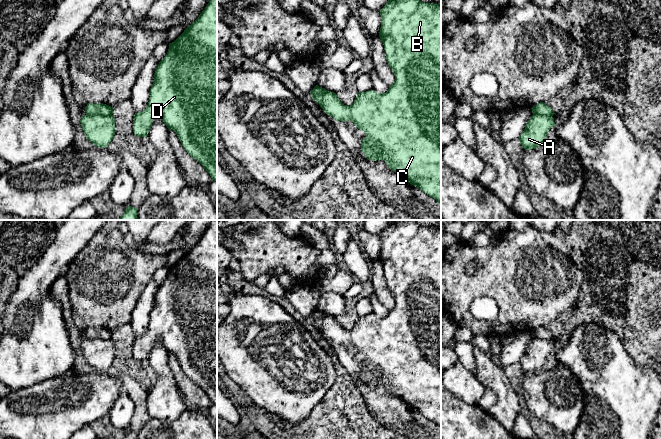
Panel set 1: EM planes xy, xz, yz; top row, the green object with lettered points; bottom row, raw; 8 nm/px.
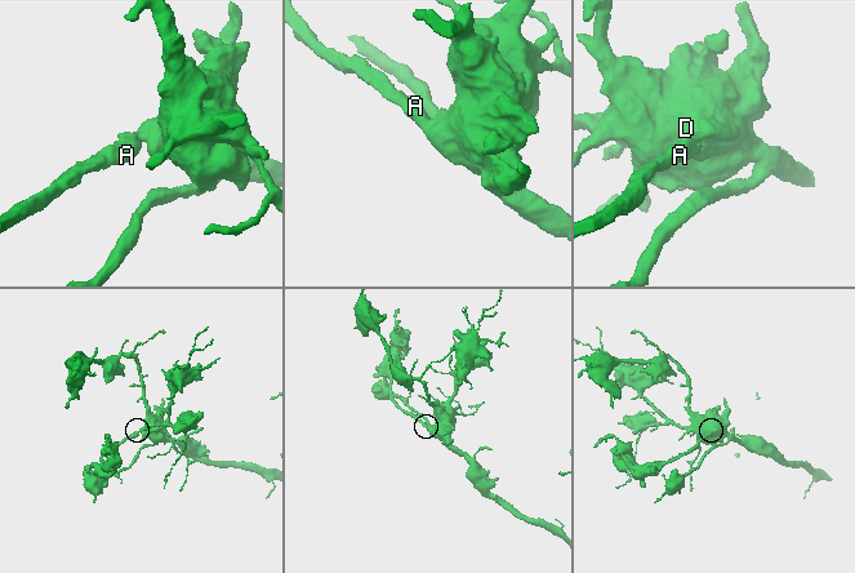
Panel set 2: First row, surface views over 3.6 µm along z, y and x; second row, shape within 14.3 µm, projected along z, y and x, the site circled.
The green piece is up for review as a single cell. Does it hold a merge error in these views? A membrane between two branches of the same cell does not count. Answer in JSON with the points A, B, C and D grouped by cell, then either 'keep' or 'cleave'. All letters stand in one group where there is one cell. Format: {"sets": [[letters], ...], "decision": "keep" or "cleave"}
{"sets": [["A"], ["B", "C", "D"]], "decision": "cleave"}

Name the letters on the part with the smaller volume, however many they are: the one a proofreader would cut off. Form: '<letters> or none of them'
A

